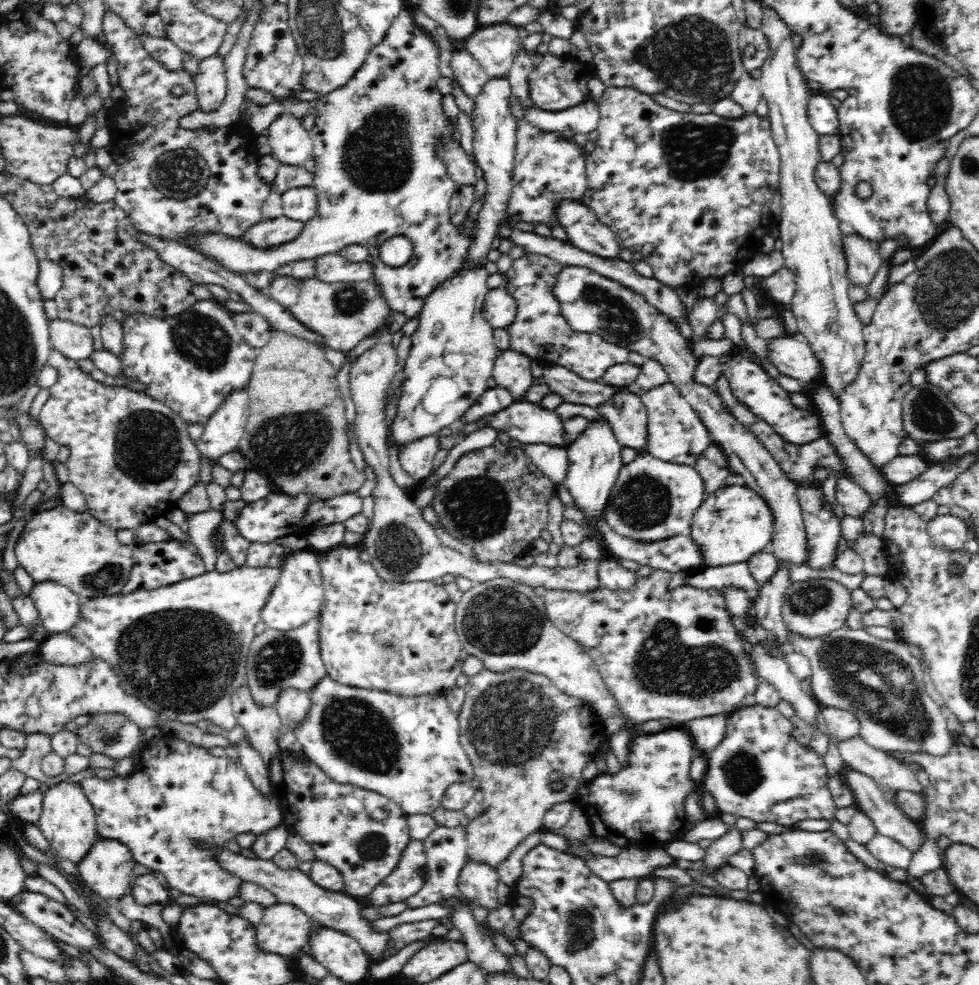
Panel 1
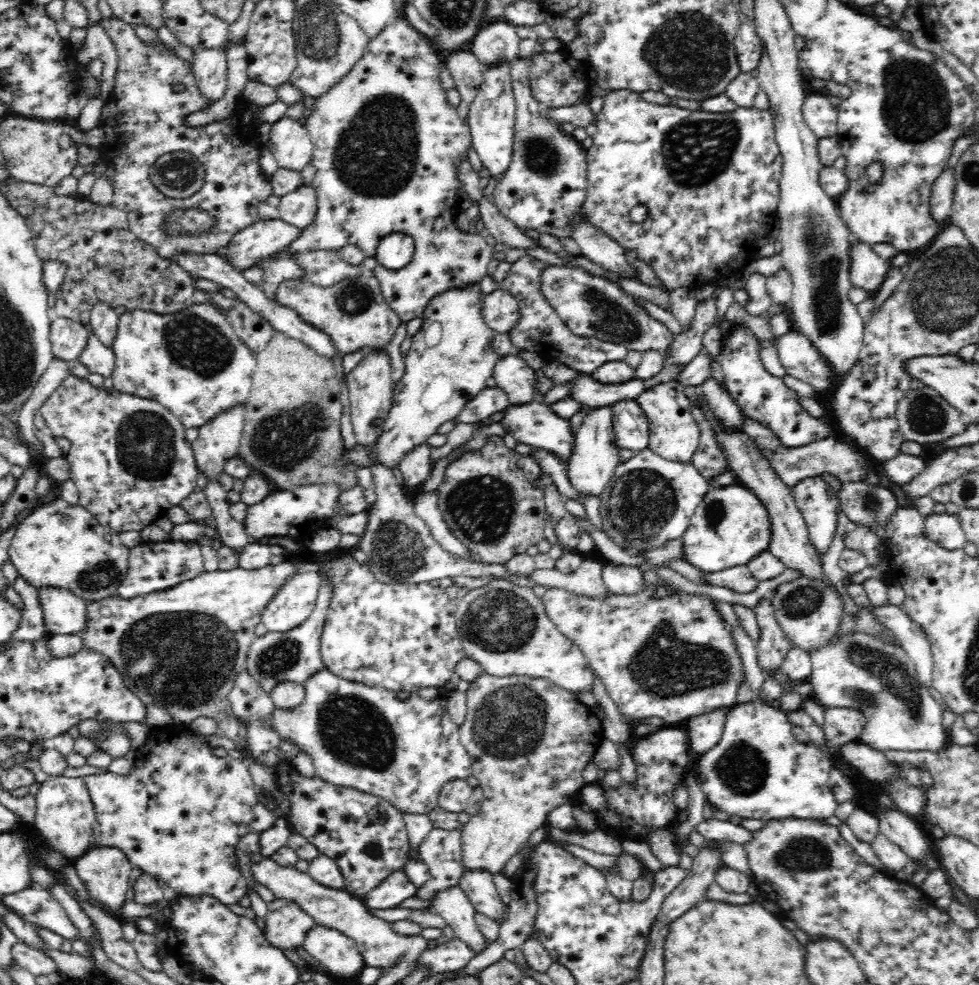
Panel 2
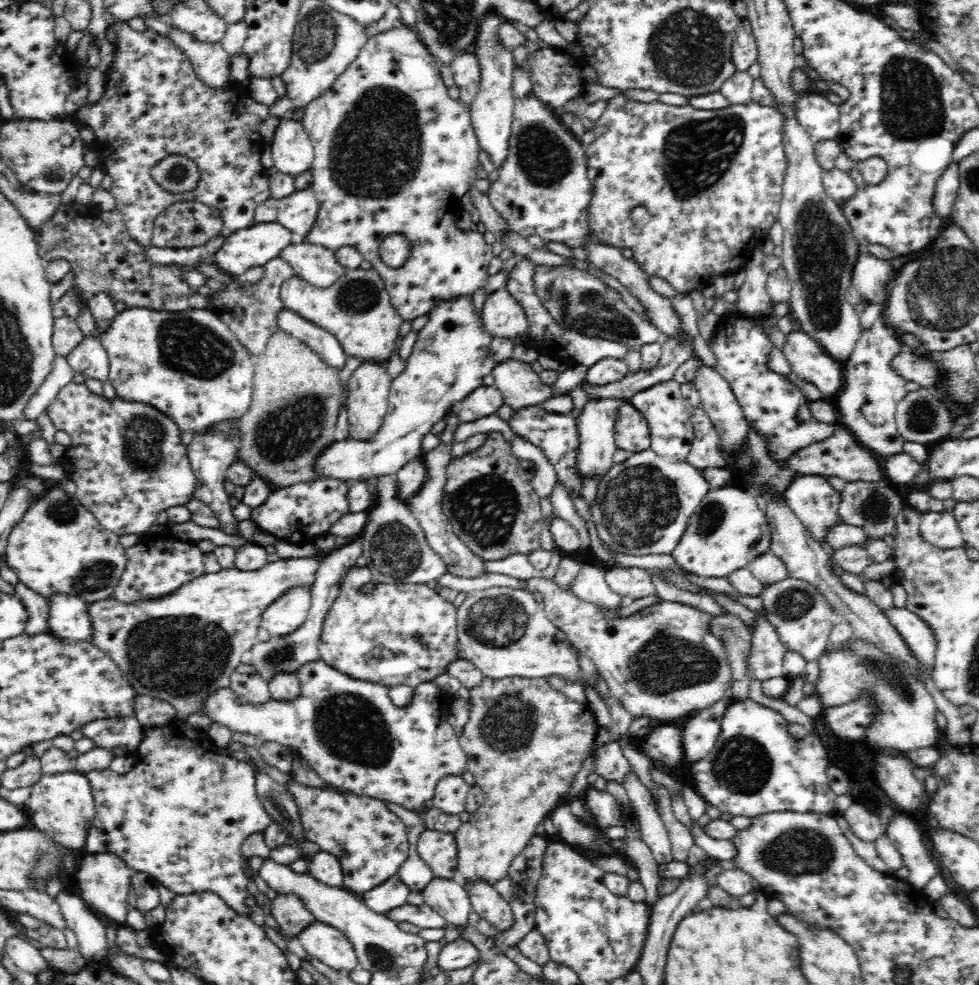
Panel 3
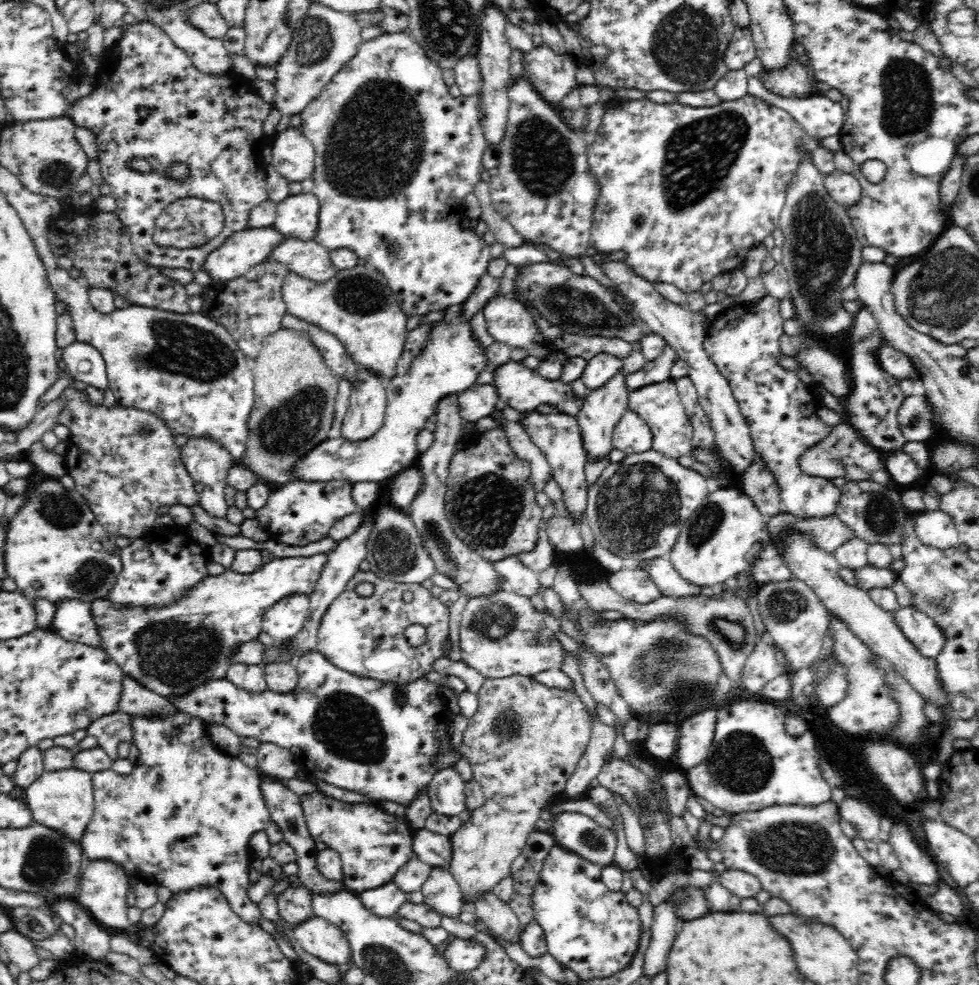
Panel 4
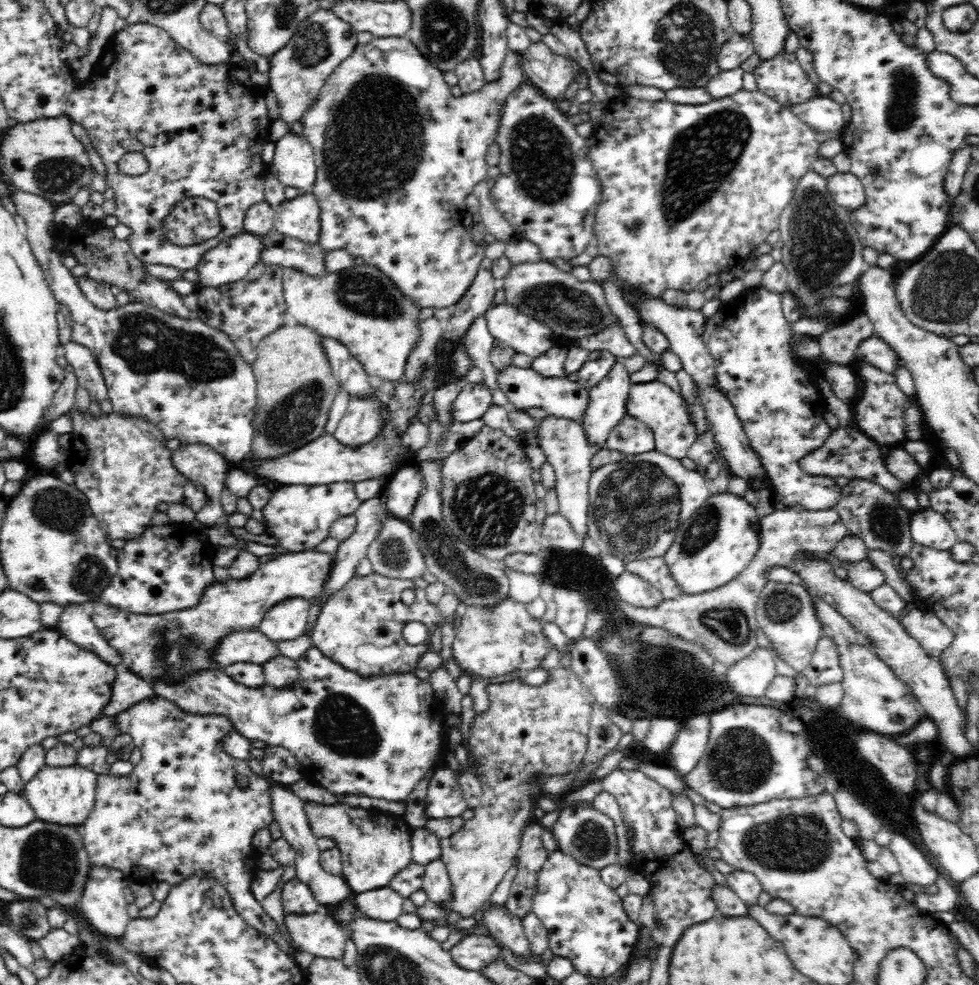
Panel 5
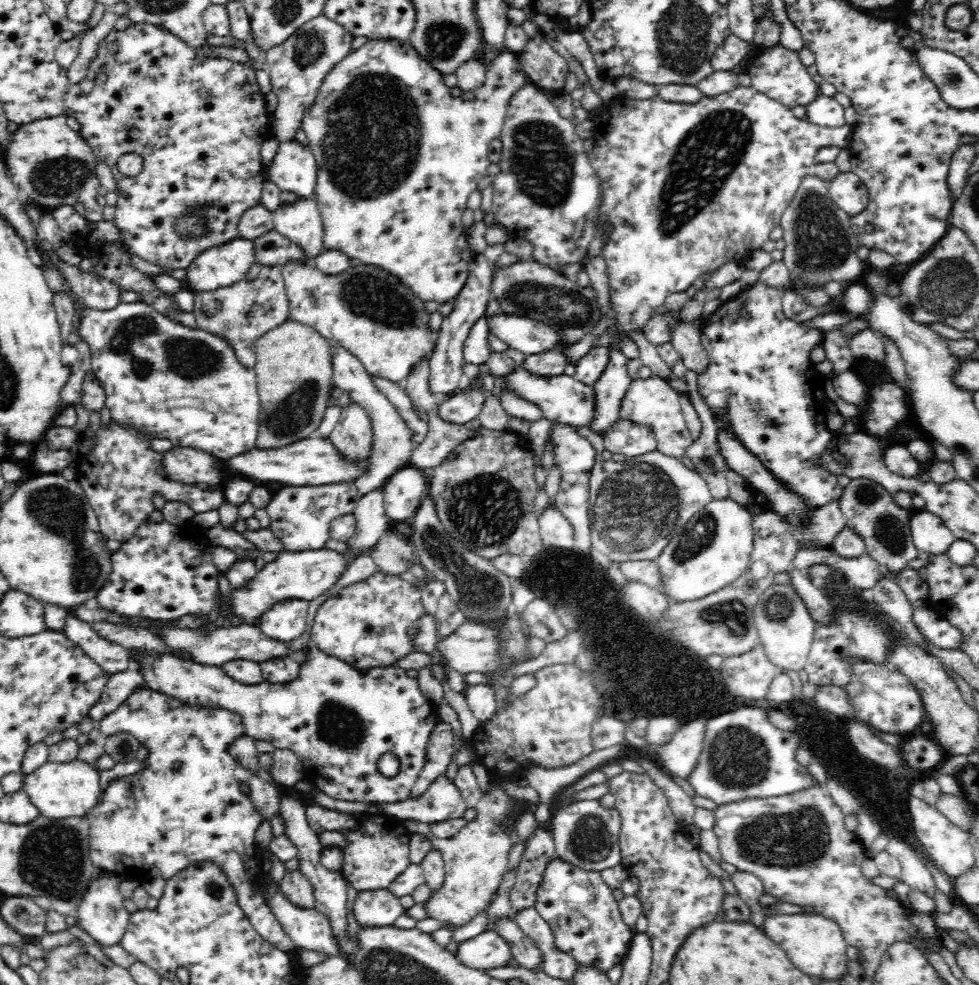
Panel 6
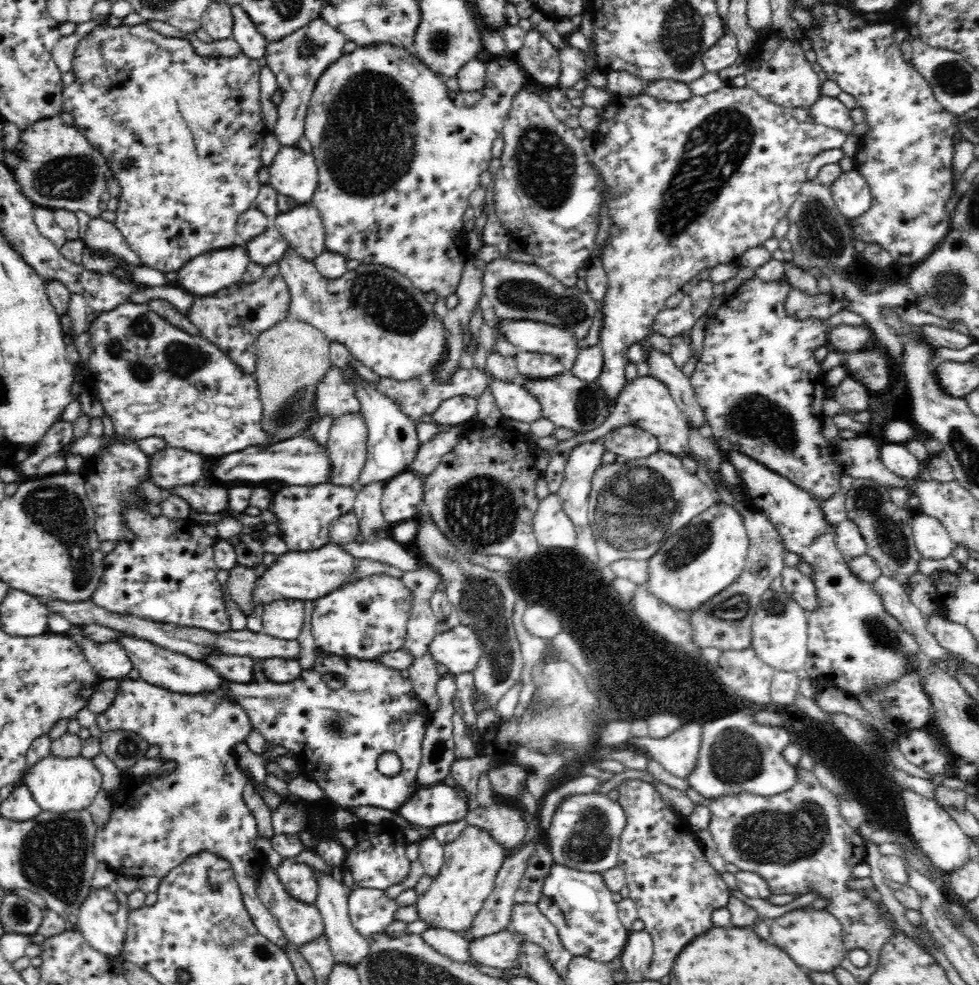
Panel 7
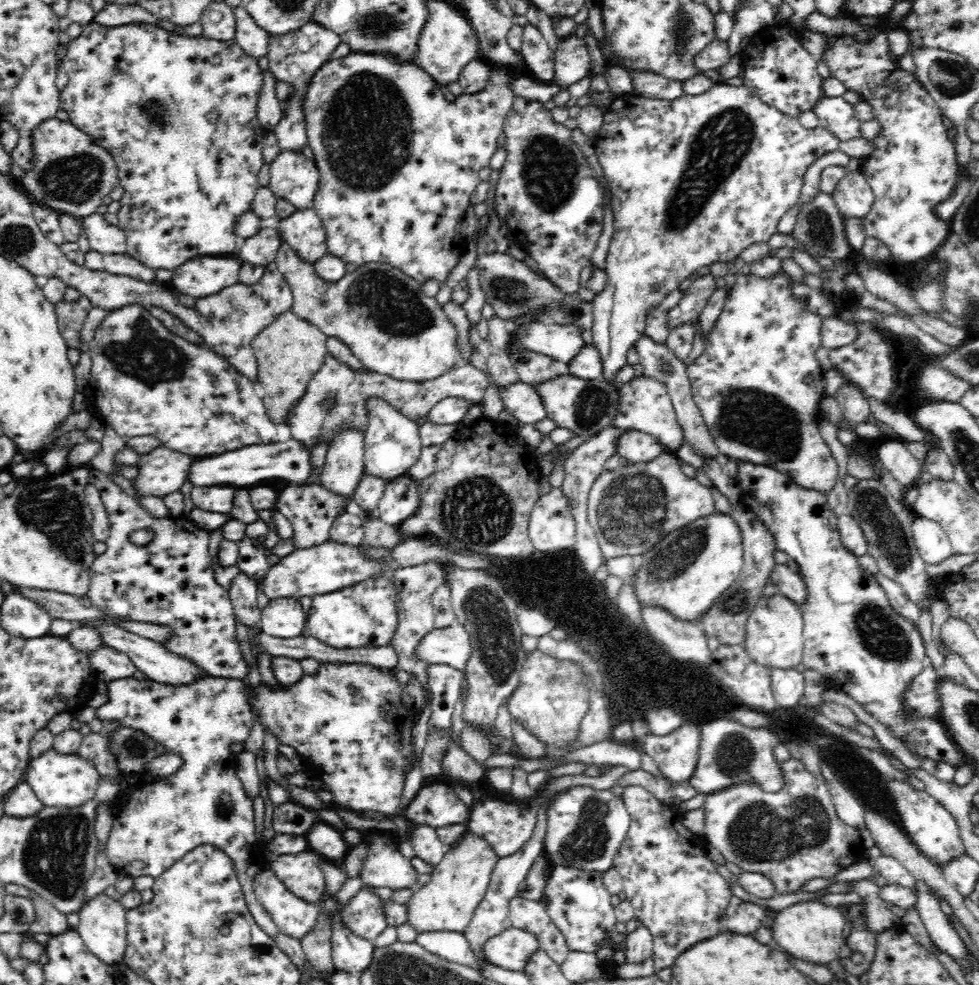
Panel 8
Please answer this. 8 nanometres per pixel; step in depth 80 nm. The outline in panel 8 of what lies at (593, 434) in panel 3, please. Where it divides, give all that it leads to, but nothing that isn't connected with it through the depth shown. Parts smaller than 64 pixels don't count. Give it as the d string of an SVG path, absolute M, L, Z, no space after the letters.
M718 82L704 94L684 96L676 100L646 98L640 94L616 95L614 100L603 109L603 123L600 131L592 141L597 161L602 166L605 178L611 190L611 210L613 212L613 234L606 255L604 270L607 283L604 290L593 298L593 344L600 352L603 361L602 380L618 387L618 372L627 366L627 353L640 338L646 334L647 316L661 306L661 302L676 289L683 289L688 278L702 266L711 266L714 262L730 262L739 258L739 254L751 244L766 243L776 233L777 224L790 208L797 204L801 197L804 177L807 168L823 154L838 150L840 139L832 132L822 128L806 128L799 117L780 112L777 108L762 102L753 90L745 84L734 86Z

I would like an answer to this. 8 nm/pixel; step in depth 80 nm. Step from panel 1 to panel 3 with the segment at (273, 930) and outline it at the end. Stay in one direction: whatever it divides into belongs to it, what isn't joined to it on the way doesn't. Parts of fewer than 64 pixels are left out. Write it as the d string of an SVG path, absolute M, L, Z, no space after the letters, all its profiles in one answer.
M294 894L277 895L270 900L269 913L277 922L276 931L286 940L297 937L315 920L315 916L306 909L302 900Z

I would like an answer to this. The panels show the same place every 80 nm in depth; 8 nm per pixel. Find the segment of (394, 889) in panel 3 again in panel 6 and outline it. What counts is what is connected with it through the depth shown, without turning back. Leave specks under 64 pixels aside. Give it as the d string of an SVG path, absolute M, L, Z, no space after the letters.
M387 889L359 892L354 906L359 924L394 924L404 911L400 900Z

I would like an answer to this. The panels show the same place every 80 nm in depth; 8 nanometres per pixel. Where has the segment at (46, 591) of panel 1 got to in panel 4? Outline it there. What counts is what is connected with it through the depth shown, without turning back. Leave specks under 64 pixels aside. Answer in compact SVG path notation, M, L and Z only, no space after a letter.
M64 598L54 603L54 606L56 611L49 629L68 641L101 648L91 603L77 598Z

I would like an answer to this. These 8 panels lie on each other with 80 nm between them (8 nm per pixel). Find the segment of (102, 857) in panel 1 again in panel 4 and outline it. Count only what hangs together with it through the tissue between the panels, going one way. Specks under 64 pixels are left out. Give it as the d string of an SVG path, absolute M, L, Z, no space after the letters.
M89 860L89 864L82 870L77 901L105 929L112 933L124 931L130 926L127 917L129 890L130 874L125 868L108 860Z

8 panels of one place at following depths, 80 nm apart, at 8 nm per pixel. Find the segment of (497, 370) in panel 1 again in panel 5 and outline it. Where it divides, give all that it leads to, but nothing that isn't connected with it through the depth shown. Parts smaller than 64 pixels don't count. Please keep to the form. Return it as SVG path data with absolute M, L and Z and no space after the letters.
M509 365L497 372L497 388L508 398L509 407L516 411L544 408L549 416L581 421L589 404L589 391L579 382L570 382L566 377L547 378L532 368Z

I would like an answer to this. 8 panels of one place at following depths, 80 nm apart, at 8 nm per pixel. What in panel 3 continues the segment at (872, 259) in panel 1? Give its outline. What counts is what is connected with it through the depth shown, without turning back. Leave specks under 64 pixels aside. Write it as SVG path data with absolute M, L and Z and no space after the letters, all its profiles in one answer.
M860 246L858 258L856 258L856 264L854 264L852 270L851 284L856 290L859 290L864 301L868 304L876 304L876 302L884 301L885 307L886 298L888 297L888 294L886 294L886 284L888 284L888 280L890 280L893 271L894 268L889 260L878 259L869 253L865 246Z

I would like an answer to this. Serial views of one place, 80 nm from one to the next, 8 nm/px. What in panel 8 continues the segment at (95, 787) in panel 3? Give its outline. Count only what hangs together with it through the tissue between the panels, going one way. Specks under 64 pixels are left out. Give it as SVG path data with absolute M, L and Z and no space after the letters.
M134 677L109 682L109 701L95 710L95 718L101 720L104 728L110 722L118 722L119 726L140 730L156 744L164 746L166 752L180 755L182 766L174 774L152 784L132 787L127 792L128 796L119 793L115 797L112 804L116 816L105 843L105 854L118 873L134 878L151 876L156 879L194 848L210 844L234 862L248 910L262 932L275 939L280 934L279 927L260 904L254 891L255 877L267 867L264 850L257 844L254 806L235 769L235 756L230 749L232 744L244 743L254 722L254 714L246 701L247 685L243 680L216 677L206 677L186 686L160 684L148 678L140 680Z

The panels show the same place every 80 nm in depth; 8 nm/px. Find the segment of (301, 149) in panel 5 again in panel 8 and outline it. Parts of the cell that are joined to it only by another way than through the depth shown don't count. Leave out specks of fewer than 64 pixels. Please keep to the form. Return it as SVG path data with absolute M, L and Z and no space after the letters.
M281 150L270 163L269 187L297 209L313 208L320 171L314 160L298 150Z

